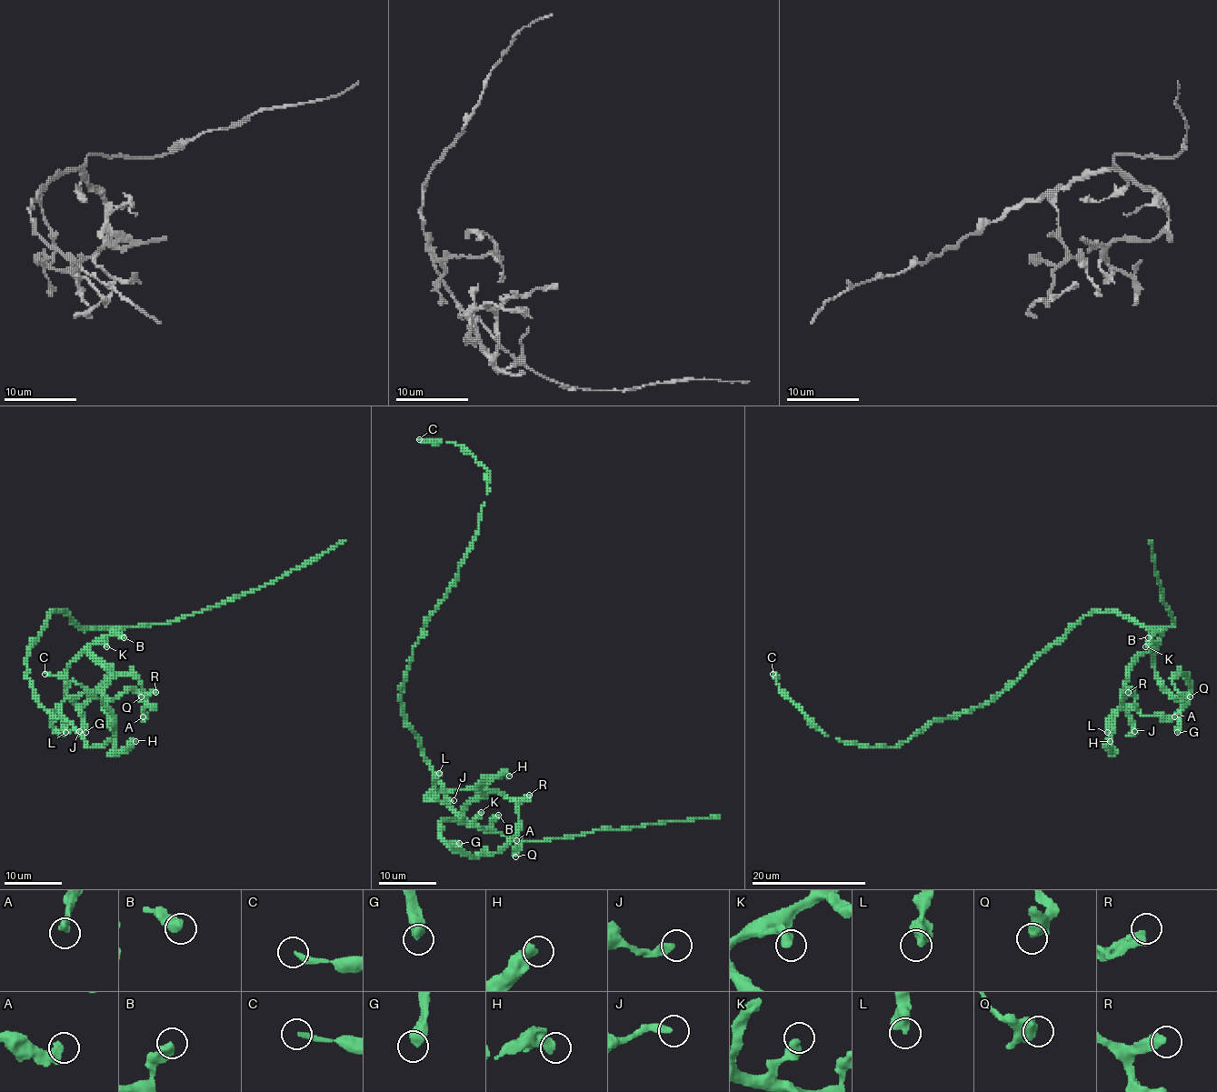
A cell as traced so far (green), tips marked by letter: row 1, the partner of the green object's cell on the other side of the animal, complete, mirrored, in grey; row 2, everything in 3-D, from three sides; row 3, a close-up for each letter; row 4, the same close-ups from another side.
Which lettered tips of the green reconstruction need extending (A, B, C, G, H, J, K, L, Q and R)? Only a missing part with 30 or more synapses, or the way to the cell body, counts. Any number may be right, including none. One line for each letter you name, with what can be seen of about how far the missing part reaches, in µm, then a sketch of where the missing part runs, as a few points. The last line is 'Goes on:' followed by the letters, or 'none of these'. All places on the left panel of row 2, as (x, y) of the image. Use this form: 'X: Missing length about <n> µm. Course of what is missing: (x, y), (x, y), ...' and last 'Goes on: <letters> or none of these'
Goes on: none of these

